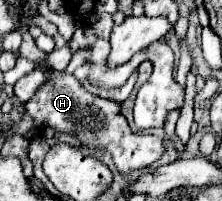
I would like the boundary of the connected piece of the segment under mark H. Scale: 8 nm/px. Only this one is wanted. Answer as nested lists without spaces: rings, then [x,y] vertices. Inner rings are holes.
[[[46,73],[48,83],[38,89],[38,93],[24,105],[26,113],[34,117],[36,125],[48,125],[60,129],[62,133],[76,135],[84,145],[94,149],[106,149],[120,173],[132,173],[144,169],[164,155],[164,141],[156,135],[138,135],[130,131],[128,121],[120,115],[120,105],[108,99],[100,99],[88,93],[74,75],[68,73]]]

